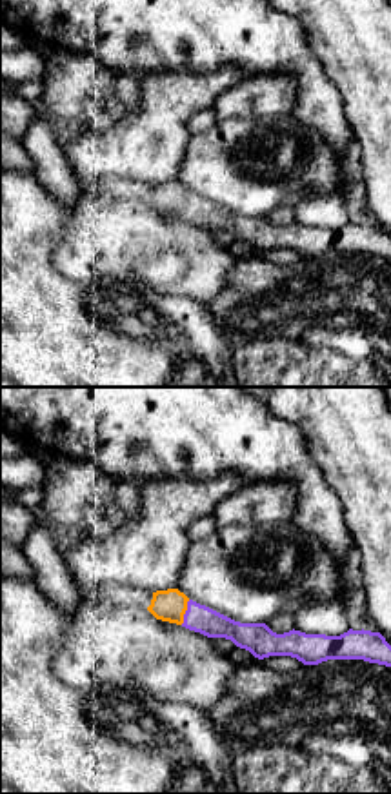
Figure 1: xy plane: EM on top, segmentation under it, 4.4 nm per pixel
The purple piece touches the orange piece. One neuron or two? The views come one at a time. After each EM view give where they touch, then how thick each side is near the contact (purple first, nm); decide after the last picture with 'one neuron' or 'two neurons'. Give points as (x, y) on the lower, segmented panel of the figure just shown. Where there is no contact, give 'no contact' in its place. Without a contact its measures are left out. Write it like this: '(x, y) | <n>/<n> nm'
(186, 613) | 120/140 nm

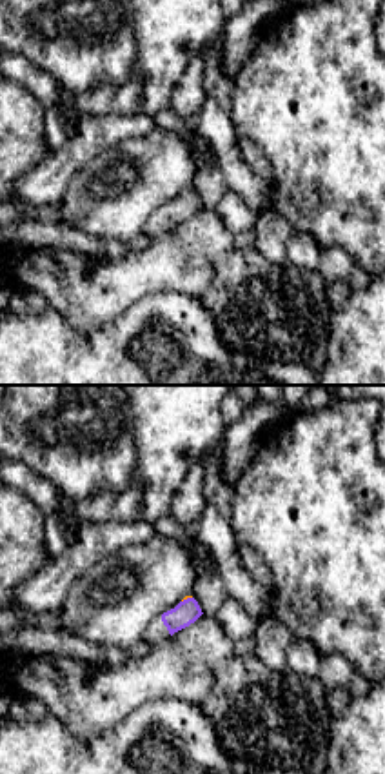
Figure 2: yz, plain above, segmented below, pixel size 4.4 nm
(187, 598) | 110/20 nm

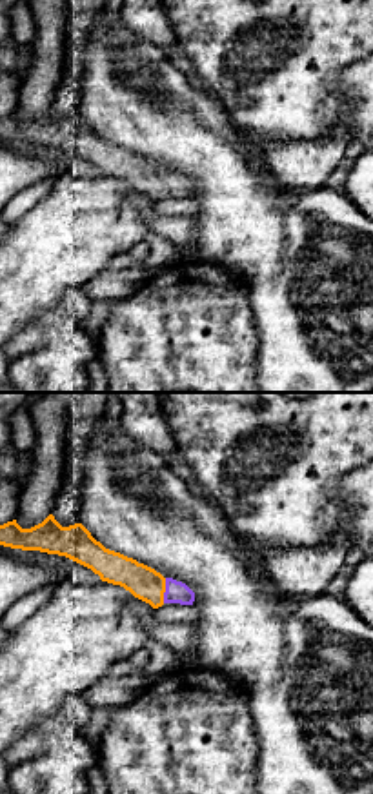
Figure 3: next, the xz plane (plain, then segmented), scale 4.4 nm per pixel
(166, 591) | 100/150 nm

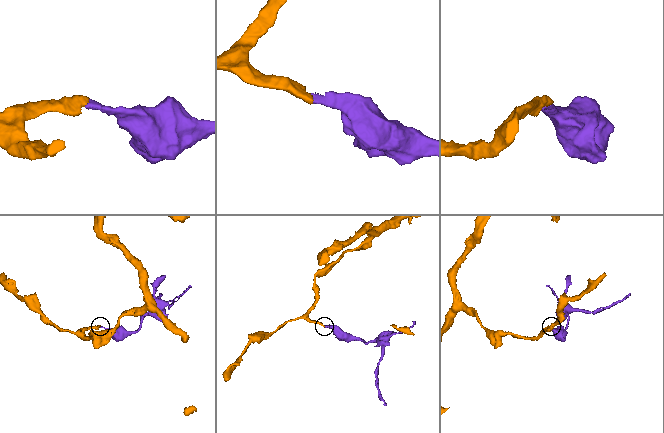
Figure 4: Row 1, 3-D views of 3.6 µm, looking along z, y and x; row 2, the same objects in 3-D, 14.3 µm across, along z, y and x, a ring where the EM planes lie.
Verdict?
one neuron

